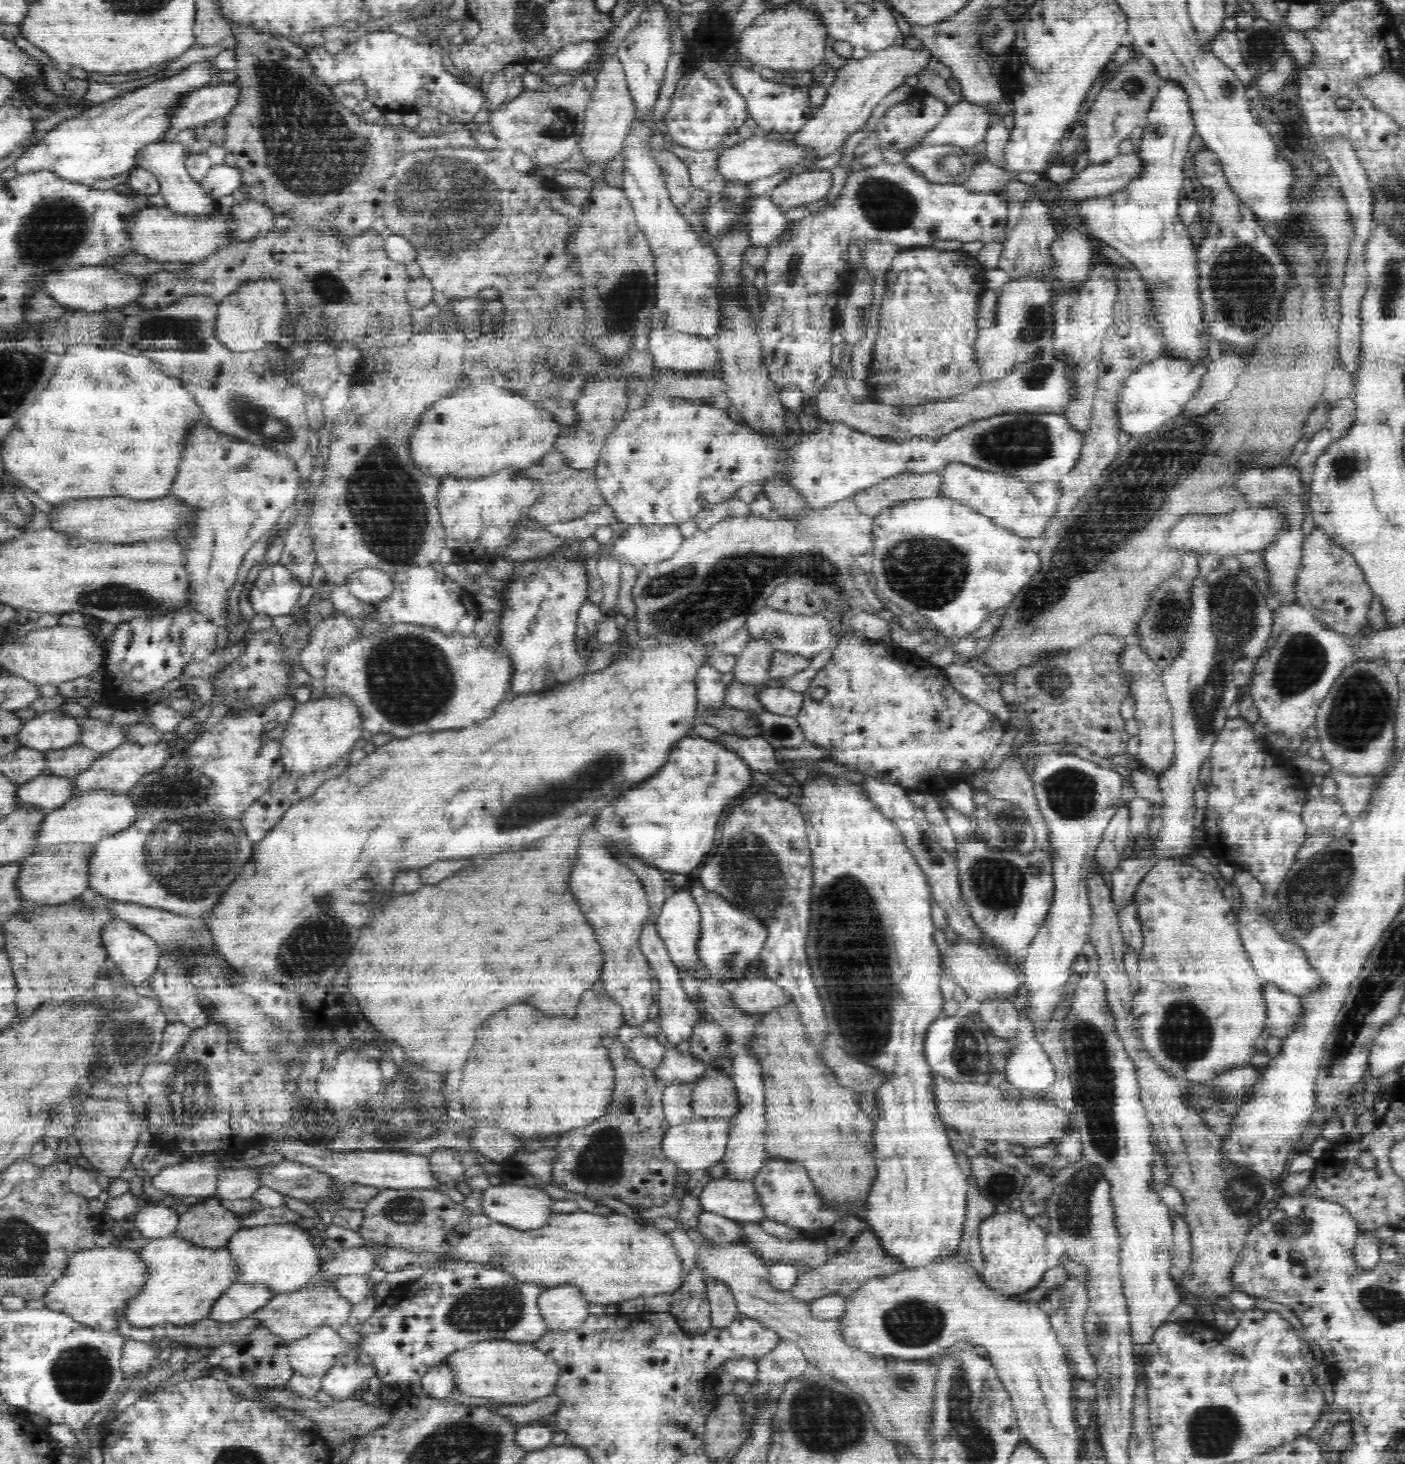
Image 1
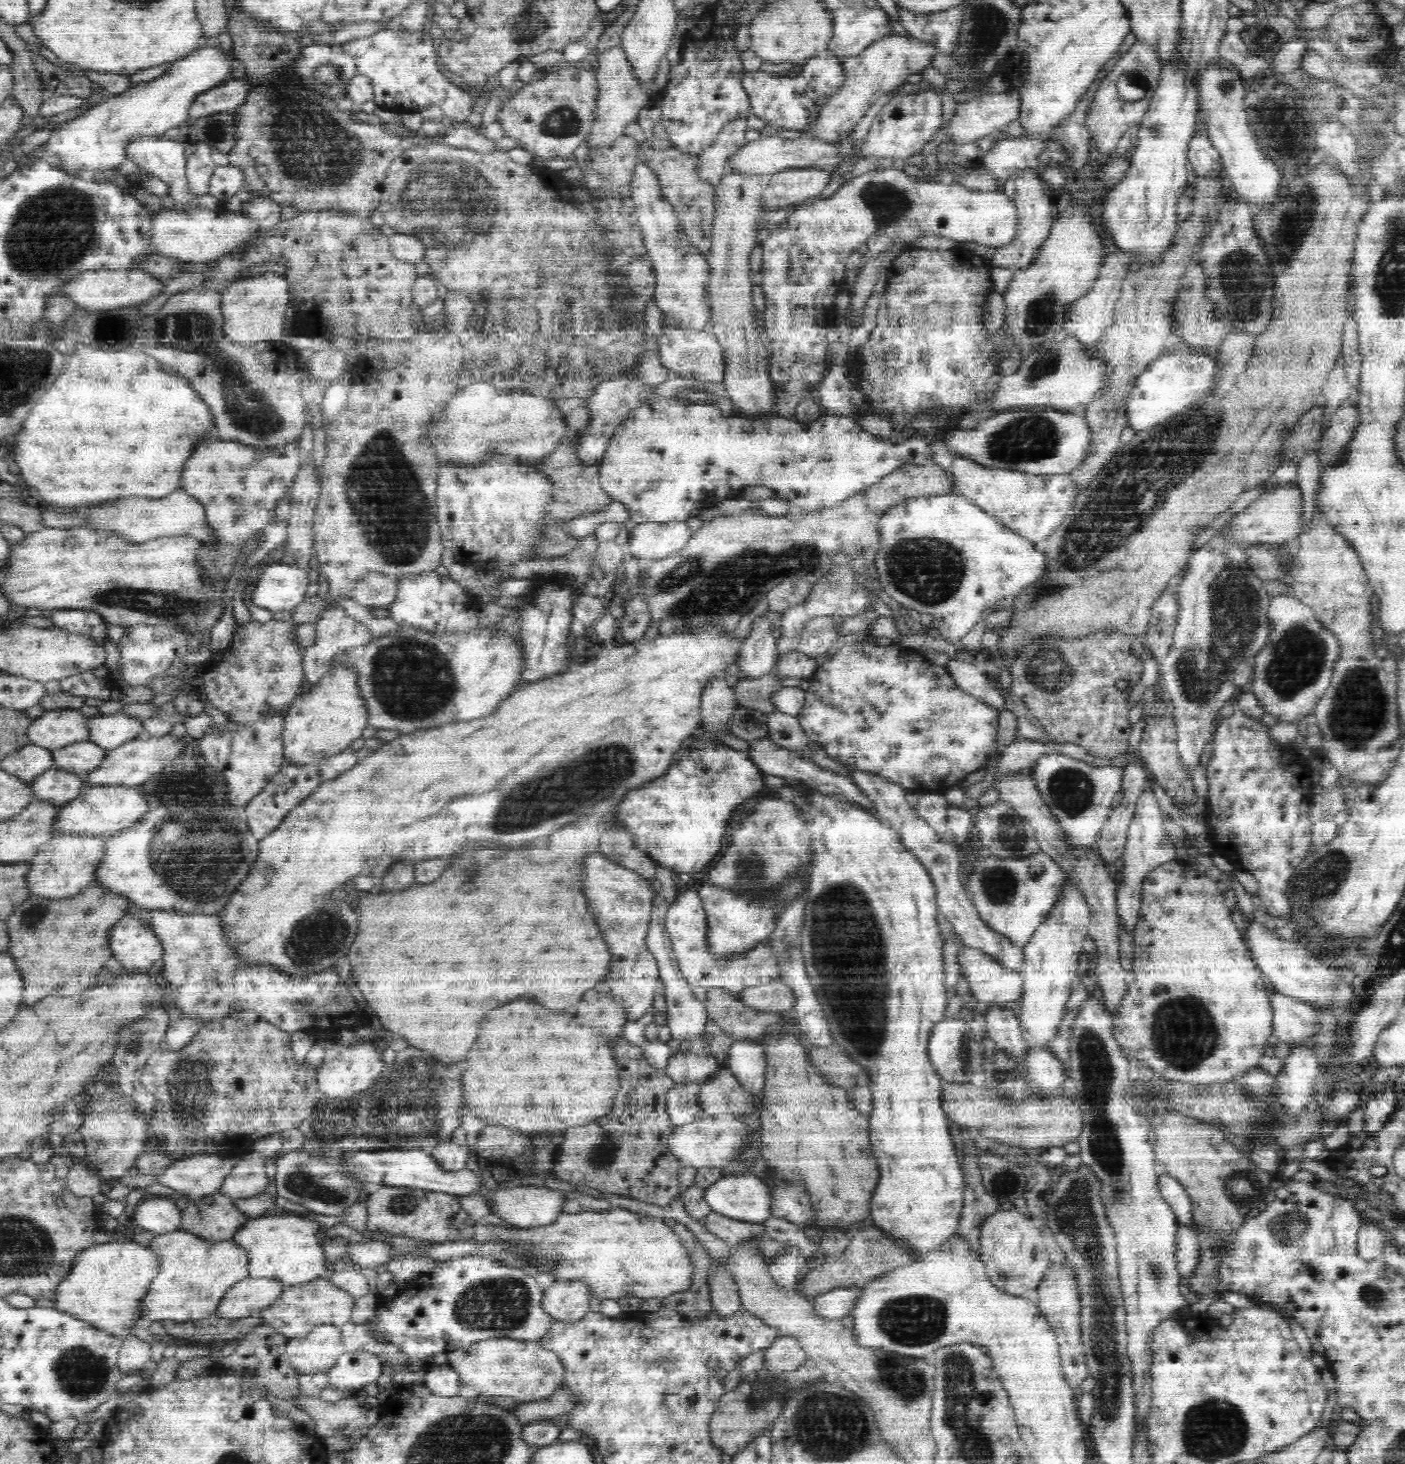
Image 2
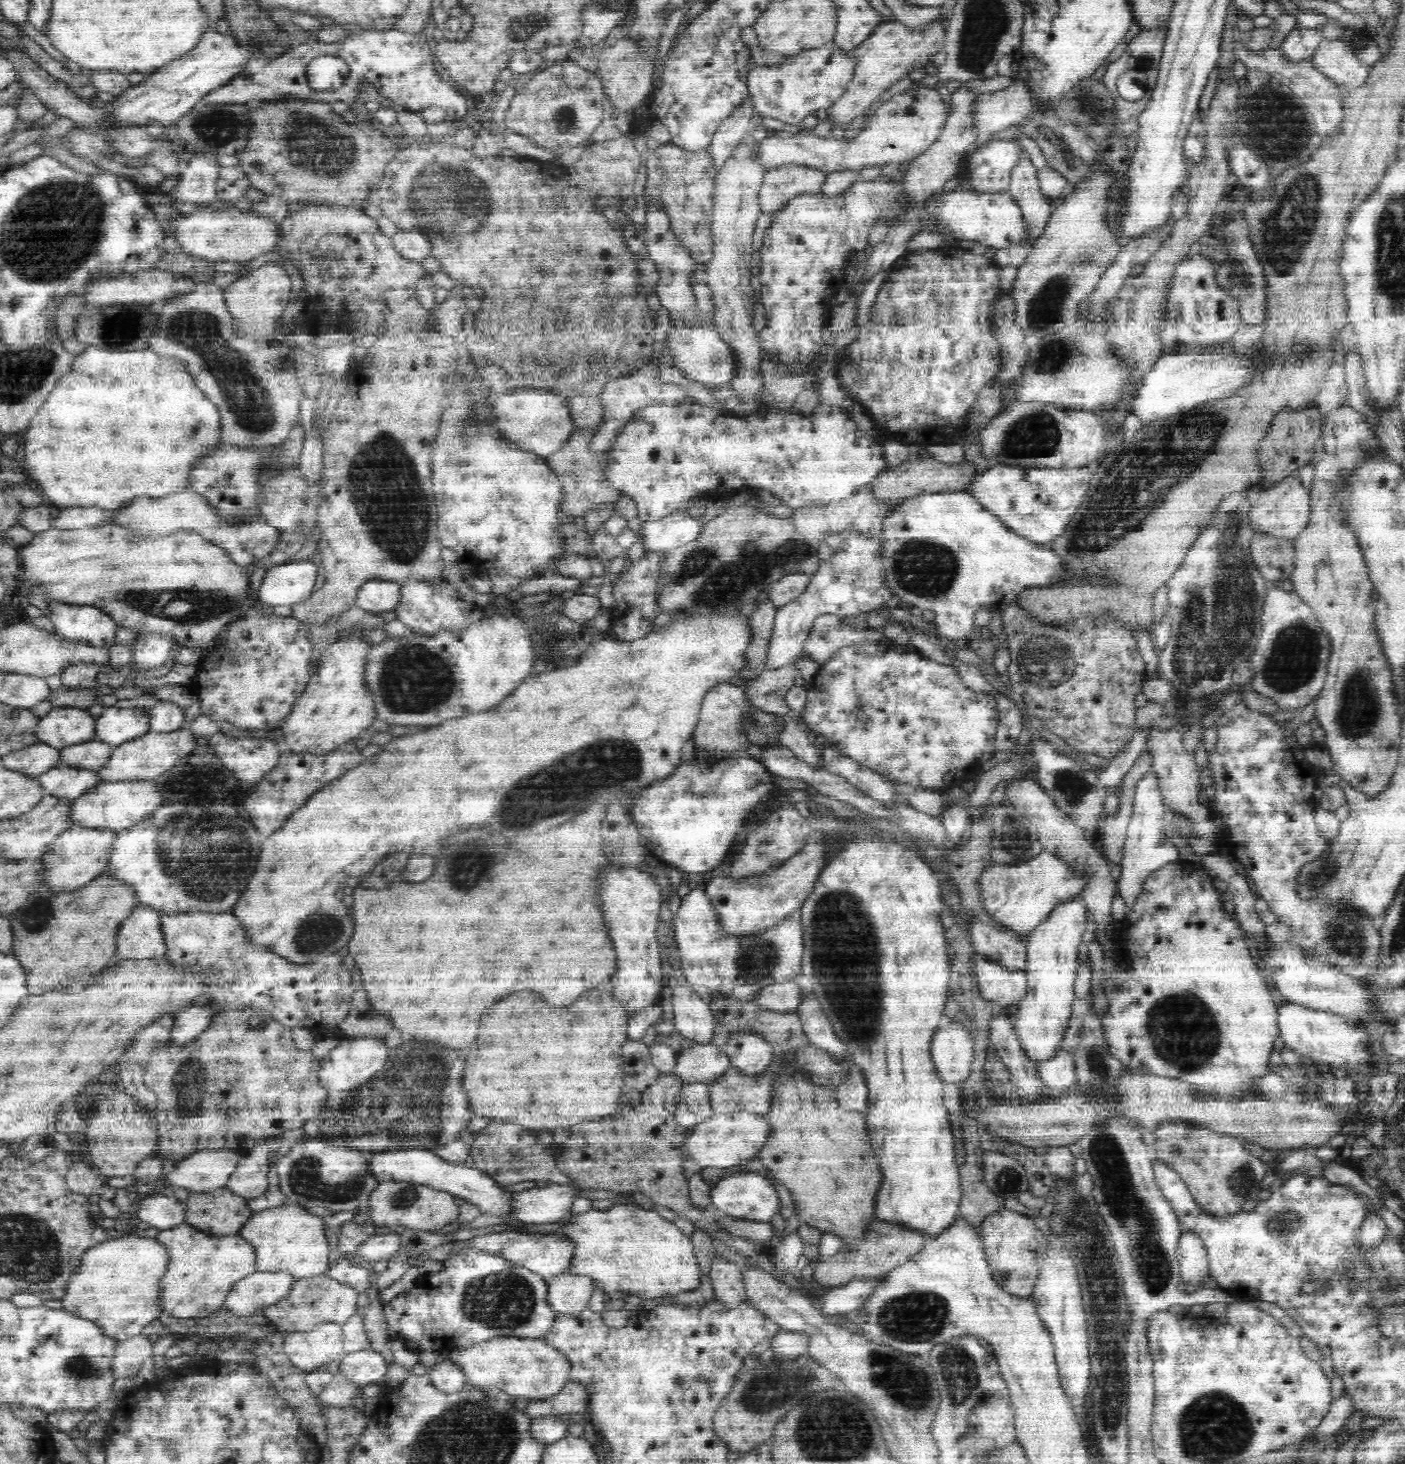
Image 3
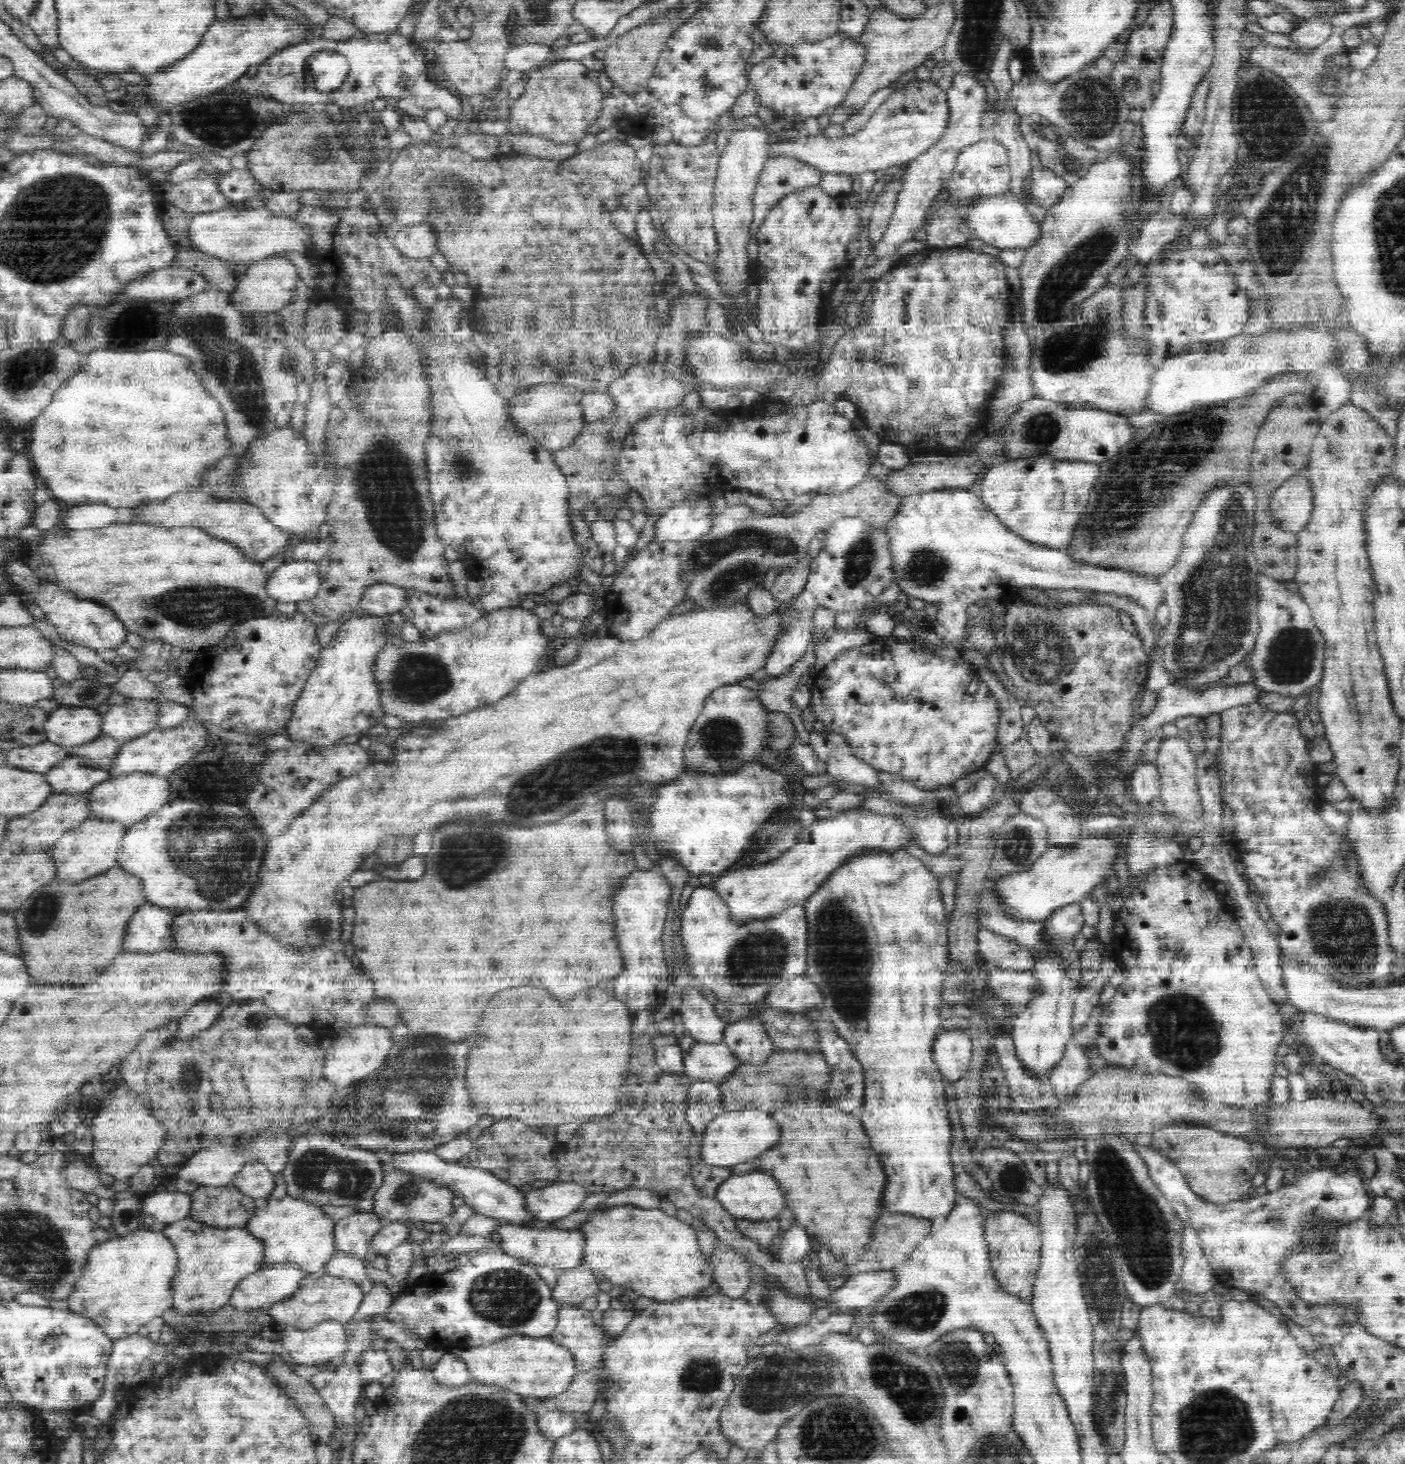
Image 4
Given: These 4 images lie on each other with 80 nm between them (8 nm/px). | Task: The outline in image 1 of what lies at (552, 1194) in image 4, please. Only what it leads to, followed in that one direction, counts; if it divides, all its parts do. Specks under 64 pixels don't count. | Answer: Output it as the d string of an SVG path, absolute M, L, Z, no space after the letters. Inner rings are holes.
M490 1185L484 1192L485 1214L496 1222L520 1230L540 1228L552 1218L554 1196L538 1187L526 1185Z

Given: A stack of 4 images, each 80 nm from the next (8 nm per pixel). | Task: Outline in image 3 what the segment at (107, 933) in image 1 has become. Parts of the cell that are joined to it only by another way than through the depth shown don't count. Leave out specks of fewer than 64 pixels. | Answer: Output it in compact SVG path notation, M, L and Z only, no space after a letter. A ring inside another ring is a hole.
M138 905L121 926L118 935L120 958L152 958L165 954L168 943L165 939L164 918L167 914L148 906Z

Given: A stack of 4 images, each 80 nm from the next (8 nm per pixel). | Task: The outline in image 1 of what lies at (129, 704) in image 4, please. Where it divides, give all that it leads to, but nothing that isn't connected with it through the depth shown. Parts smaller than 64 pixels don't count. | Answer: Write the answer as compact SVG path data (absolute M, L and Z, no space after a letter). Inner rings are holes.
M86 717L81 719L81 725L82 736L79 742L102 753L114 750L127 742L129 730L136 728L134 724L116 724L111 718L106 721Z

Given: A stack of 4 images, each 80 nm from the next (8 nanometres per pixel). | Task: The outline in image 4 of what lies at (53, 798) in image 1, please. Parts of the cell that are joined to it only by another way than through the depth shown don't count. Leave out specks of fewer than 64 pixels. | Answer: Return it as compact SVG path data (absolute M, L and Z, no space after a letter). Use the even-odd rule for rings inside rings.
M71 752L46 773L53 792L86 792L101 782L109 781L112 772L108 768L88 765L81 754Z

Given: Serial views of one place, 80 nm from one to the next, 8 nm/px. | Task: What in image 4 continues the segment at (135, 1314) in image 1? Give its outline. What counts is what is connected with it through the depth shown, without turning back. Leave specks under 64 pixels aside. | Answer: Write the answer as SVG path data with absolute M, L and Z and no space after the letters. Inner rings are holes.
M188 1215L166 1224L163 1233L177 1247L179 1273L175 1278L173 1306L182 1314L222 1308L230 1302L238 1283L265 1265L265 1242L244 1226L210 1226Z

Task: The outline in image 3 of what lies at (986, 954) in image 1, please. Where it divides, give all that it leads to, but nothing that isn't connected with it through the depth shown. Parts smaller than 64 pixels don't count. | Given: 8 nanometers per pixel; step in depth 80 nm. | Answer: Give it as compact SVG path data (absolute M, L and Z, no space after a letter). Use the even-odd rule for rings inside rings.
M979 955L975 972L982 997L998 1007L1019 1005L1030 994L1029 976L1024 971L1009 970Z

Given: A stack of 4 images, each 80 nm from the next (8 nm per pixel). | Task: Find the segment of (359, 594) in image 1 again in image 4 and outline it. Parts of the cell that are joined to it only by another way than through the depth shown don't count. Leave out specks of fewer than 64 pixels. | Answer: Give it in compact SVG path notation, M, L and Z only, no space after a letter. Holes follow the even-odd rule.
M391 584L369 586L362 595L360 608L370 614L391 615L406 610L410 604L406 589Z

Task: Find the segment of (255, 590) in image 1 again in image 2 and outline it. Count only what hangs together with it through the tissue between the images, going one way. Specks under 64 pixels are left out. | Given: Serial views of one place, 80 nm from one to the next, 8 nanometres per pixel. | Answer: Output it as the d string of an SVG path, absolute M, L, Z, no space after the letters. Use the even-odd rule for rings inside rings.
M273 563L263 569L253 590L253 602L272 612L294 608L304 602L310 586L310 567Z

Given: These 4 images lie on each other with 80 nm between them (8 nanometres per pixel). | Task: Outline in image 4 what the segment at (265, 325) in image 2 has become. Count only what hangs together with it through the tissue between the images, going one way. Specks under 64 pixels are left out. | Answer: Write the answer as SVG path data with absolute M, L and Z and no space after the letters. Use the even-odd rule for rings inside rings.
M270 255L262 260L249 264L246 273L240 276L234 301L239 304L239 310L257 310L258 312L280 311L292 300L296 284L300 282L298 268L284 256Z

